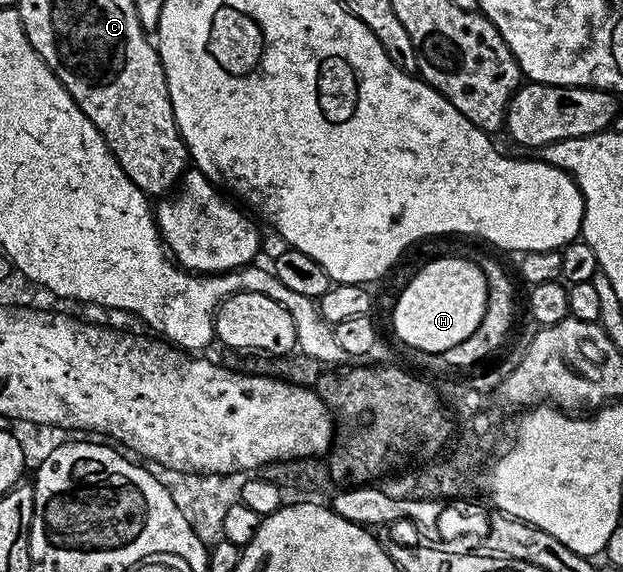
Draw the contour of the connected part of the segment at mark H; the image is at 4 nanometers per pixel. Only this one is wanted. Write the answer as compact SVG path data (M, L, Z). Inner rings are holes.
M439 257L400 291L395 301L395 333L411 349L441 355L477 331L486 302L487 284L474 260Z

